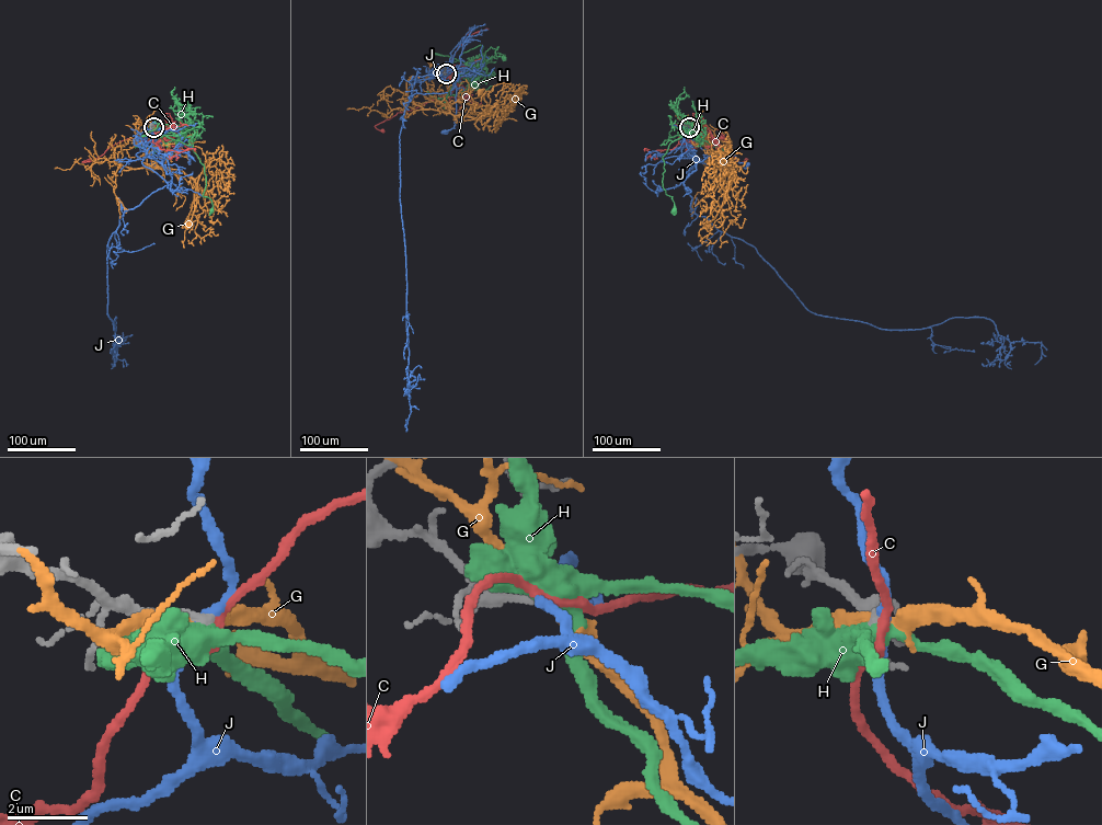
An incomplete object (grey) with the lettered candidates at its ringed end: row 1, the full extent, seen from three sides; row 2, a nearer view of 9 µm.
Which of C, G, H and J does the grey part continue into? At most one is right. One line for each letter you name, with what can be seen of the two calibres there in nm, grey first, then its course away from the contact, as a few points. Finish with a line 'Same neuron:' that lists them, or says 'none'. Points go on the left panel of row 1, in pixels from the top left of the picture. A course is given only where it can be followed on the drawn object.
Same neuron: none

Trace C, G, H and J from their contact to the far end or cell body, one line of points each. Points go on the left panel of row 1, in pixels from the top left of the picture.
C: (153, 127), (171, 126), (160, 132), (158, 142), (155, 137), (128, 138), (90, 159)
G: (153, 127), (169, 149), (157, 159), (158, 165), (181, 170), (195, 180), (194, 209), (186, 227)
H: (153, 127), (141, 136), (192, 142), (204, 167), (203, 195), (211, 201), (211, 210)
J: (153, 127), (145, 140), (145, 152), (159, 162), (164, 160), (163, 155), (158, 168), (152, 164)

